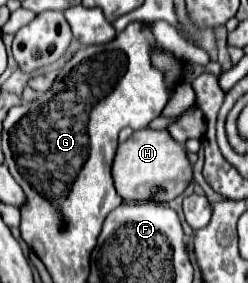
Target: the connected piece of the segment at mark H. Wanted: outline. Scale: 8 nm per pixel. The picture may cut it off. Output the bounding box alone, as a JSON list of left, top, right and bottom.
[113,129,193,203]

